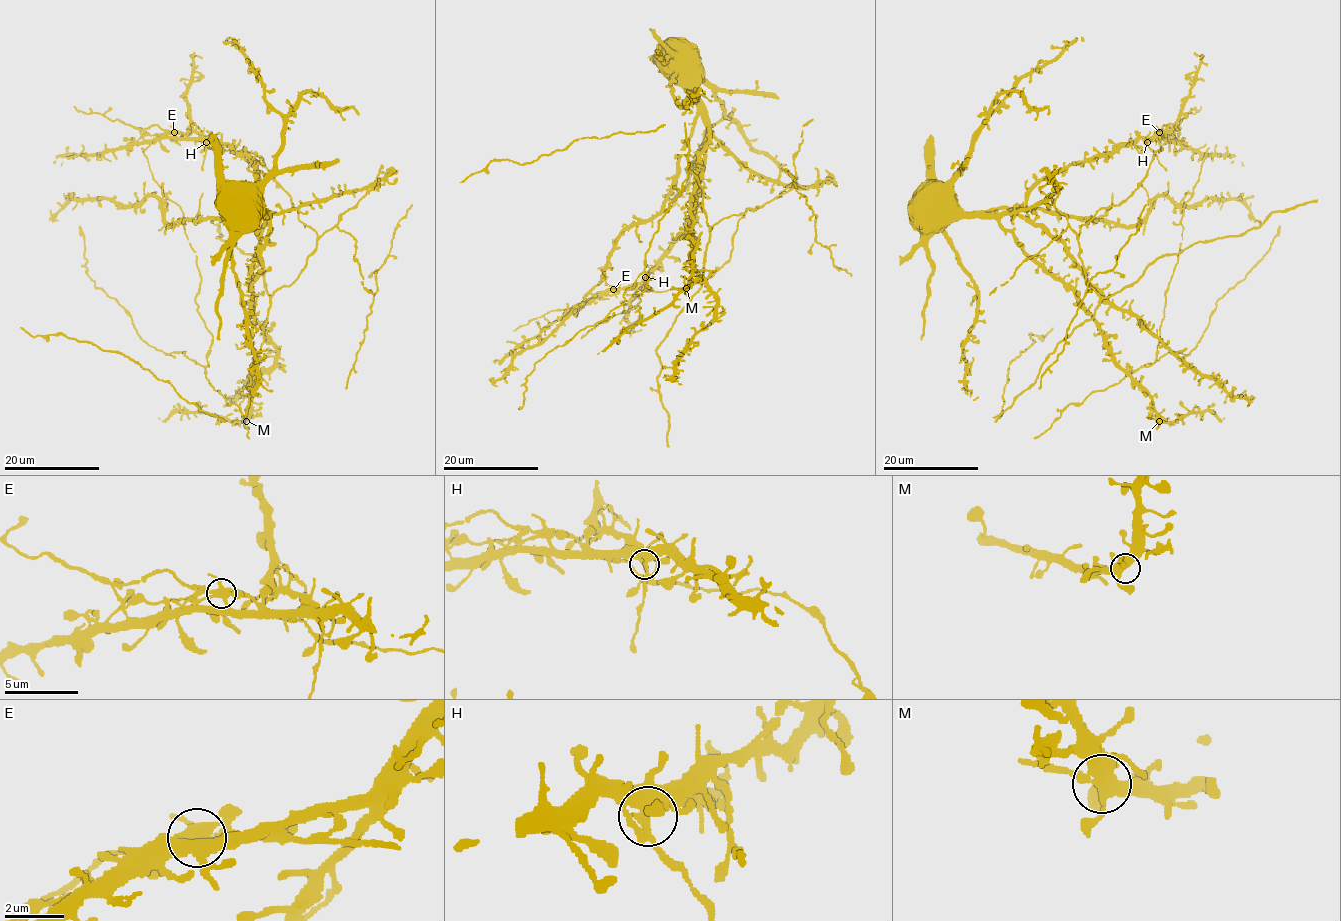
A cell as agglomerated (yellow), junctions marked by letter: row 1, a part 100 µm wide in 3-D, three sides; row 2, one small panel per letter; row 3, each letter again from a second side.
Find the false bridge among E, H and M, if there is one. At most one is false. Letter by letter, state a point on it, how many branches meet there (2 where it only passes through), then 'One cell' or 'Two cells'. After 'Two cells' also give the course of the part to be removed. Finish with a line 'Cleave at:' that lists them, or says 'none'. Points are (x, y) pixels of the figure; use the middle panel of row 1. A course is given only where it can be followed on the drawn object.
E: Place: (613, 289). Branches: 6. Two cells. Course of the part to remove: (613, 288), (582, 303)
H: Place: (645, 277). Branches: 6. One cell
M: Place: (686, 288). Branches: 6. One cell
Cleave at: E

